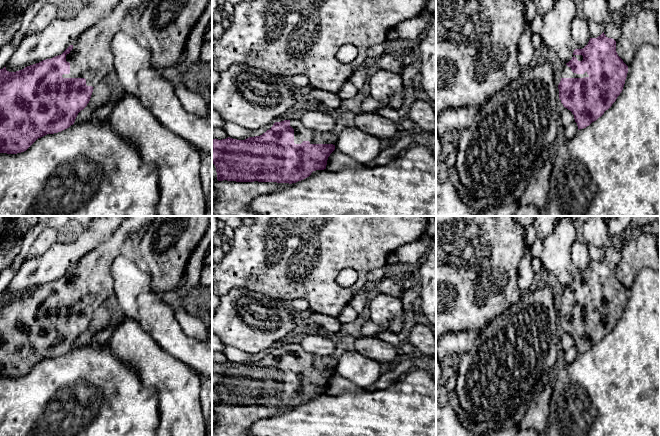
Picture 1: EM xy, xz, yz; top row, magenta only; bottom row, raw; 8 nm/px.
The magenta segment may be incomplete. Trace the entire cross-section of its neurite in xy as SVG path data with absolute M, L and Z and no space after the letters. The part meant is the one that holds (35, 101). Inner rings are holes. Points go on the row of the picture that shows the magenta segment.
M121 0L112 12L86 29L61 55L9 72L0 69L0 153L26 151L38 138L61 132L74 124L78 113L90 101L93 88L113 70L111 40L128 23L132 12L140 11L150 0Z

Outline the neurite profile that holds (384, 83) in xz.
M379 69L368 78L369 96L387 102L394 94L403 91L401 74L388 69Z

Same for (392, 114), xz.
M382 107L379 110L377 110L376 113L394 121L397 125L400 124L399 110L388 107Z

